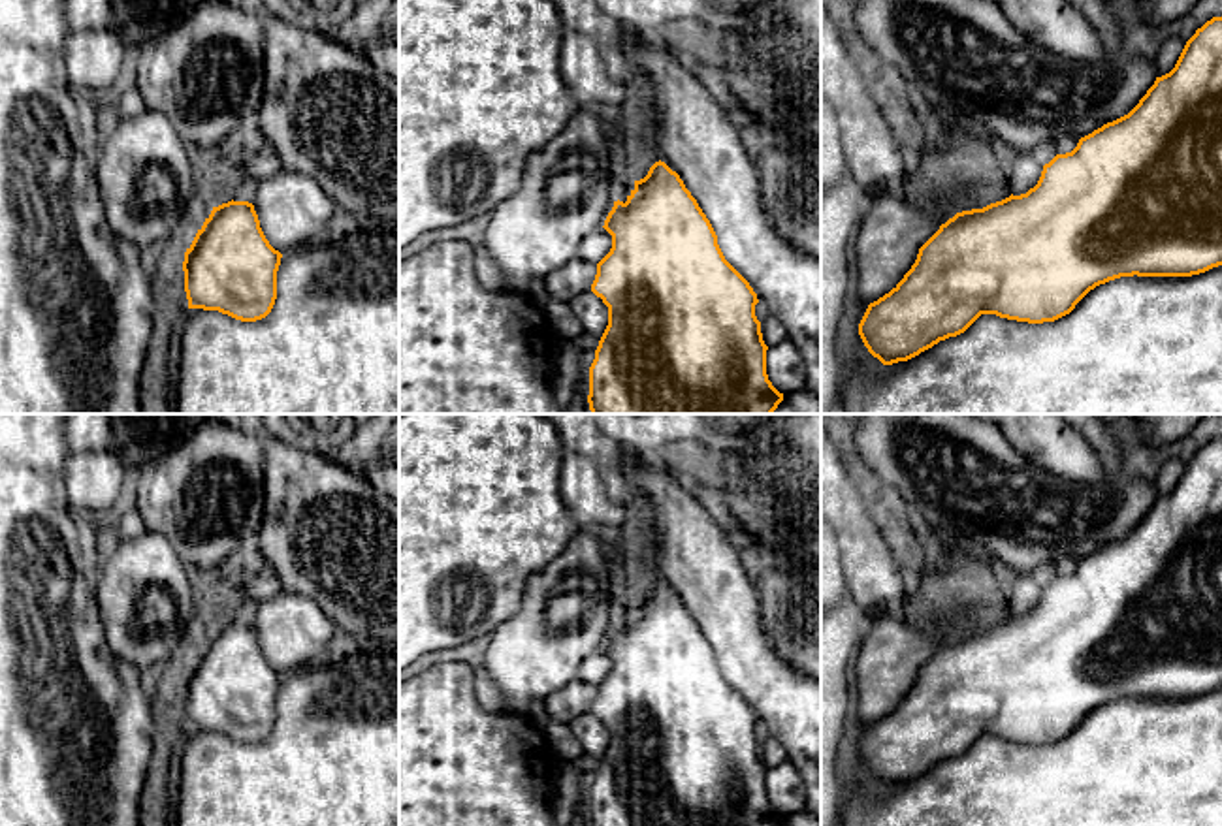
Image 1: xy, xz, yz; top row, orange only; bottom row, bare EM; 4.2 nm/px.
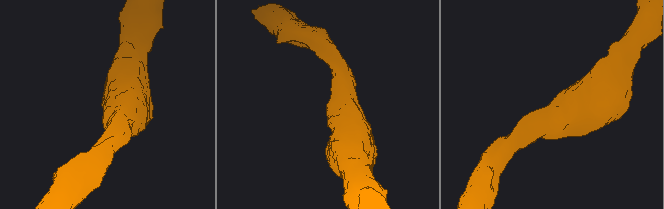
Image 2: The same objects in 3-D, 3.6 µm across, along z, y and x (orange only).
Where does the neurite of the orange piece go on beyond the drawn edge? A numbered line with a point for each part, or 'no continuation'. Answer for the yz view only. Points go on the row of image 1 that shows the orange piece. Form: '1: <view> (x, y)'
no continuation

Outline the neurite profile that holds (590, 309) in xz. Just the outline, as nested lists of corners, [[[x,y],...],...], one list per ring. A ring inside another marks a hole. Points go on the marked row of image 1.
[[[586,292],[571,301],[571,309],[580,320],[584,333],[603,337],[608,326],[608,307],[593,292]]]

